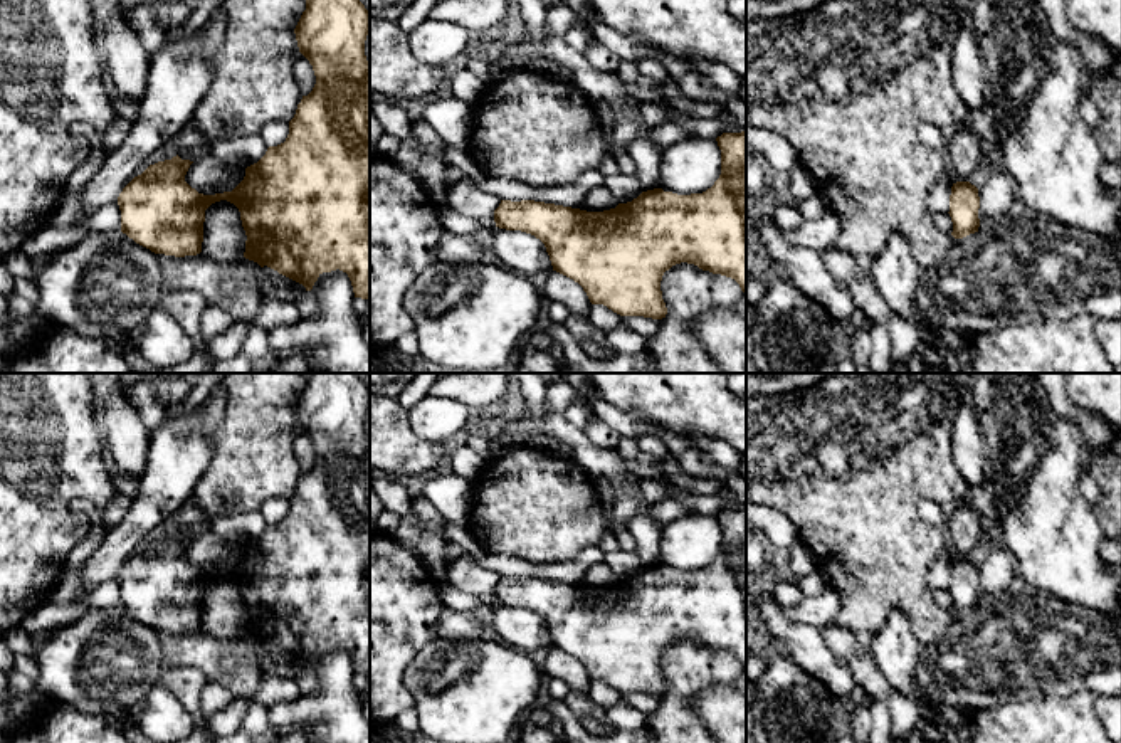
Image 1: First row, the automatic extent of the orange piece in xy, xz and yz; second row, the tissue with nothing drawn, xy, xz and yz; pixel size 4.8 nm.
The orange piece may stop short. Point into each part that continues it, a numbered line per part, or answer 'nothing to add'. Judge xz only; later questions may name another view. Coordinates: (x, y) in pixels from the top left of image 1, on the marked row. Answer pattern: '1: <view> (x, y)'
nothing to add

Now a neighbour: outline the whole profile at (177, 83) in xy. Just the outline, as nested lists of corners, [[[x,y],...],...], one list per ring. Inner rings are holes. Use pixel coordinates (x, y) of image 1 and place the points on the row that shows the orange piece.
[[[222,5],[205,24],[151,55],[146,92],[138,118],[121,146],[109,151],[99,171],[84,187],[84,208],[74,225],[87,225],[106,202],[150,166],[150,156],[170,143],[192,119],[212,82],[210,55],[224,45],[227,13]]]

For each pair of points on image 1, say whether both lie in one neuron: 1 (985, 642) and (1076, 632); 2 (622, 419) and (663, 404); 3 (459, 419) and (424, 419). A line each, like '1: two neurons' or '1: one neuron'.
1: one neuron
2: two neurons
3: one neuron

